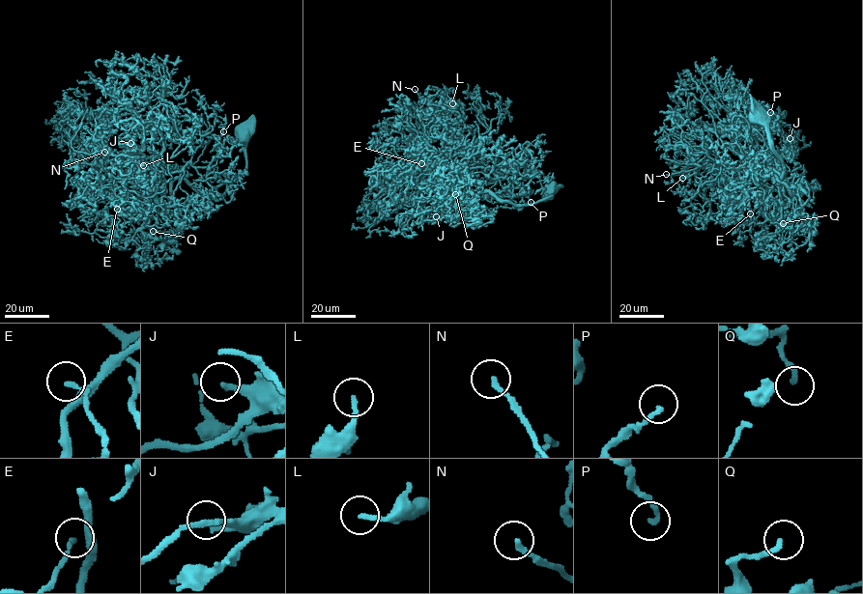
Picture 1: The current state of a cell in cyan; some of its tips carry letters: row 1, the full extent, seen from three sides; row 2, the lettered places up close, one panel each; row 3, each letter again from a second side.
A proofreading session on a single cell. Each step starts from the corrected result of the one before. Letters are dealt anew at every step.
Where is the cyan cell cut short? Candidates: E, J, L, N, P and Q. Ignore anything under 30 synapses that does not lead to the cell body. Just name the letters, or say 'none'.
J, L, N

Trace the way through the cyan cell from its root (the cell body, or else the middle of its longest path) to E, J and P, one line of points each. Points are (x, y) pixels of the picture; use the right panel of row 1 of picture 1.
E: (759, 114), (782, 177), (769, 168), (791, 193), (749, 160), (767, 201), (760, 197), (745, 218), (750, 213)
J: (759, 114), (782, 161), (782, 177), (769, 168), (791, 193), (783, 172), (800, 165), (789, 158), (790, 138)
P: (759, 114), (782, 177), (769, 168), (791, 193), (738, 143), (770, 112)

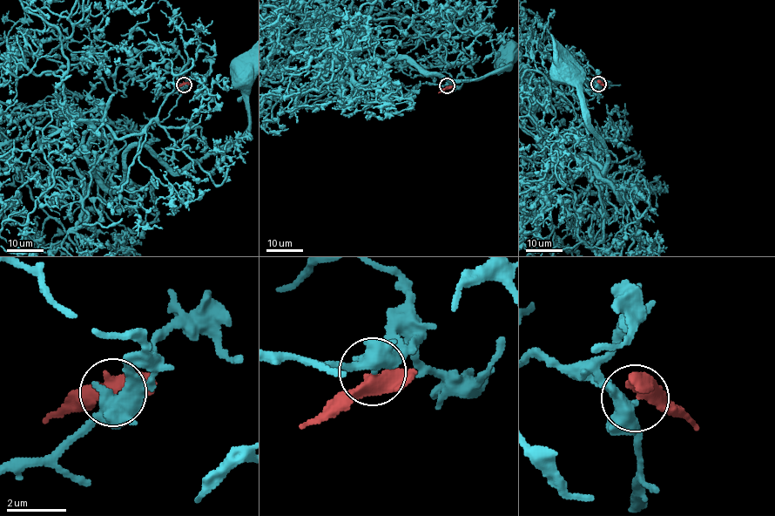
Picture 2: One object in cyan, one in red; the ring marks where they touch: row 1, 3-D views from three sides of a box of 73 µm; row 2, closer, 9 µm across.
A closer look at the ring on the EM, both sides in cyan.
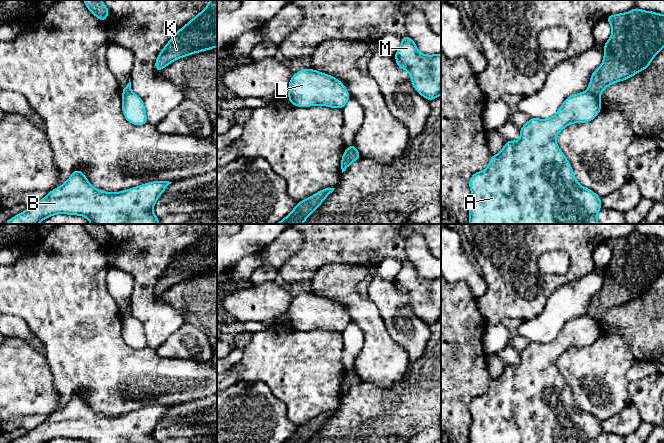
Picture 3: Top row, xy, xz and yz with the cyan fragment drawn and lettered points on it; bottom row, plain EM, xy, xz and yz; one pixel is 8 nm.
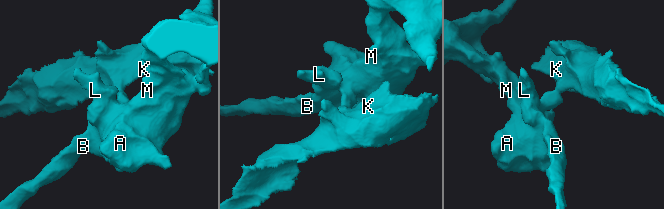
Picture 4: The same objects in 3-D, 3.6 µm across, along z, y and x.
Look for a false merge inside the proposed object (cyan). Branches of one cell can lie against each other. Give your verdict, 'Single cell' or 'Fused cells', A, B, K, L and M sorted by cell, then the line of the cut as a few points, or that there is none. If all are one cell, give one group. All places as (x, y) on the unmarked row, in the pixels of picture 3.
Fused cells. Groups: A B L M / K. Split along yz (587, 314), (598, 322)

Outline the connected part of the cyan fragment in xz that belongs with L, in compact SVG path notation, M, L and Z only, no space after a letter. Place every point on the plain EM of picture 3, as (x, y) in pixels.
M302 293L293 298L288 312L288 325L297 331L321 329L341 334L350 323L340 304L315 293Z

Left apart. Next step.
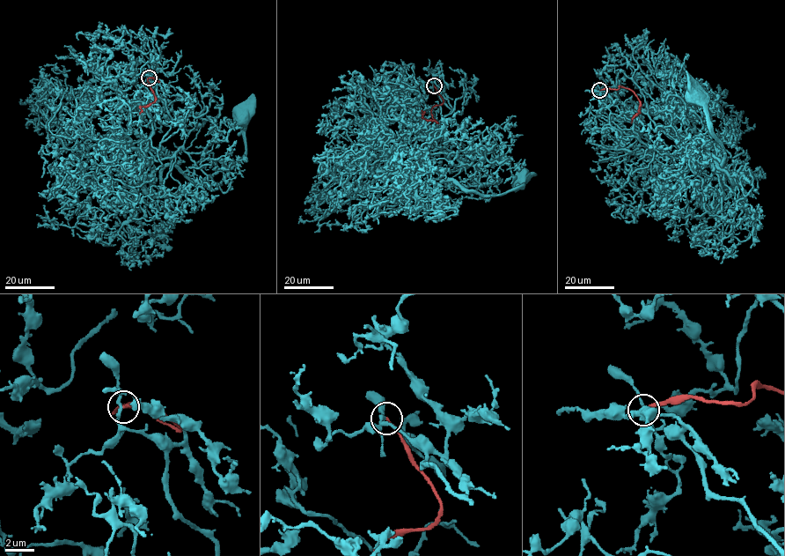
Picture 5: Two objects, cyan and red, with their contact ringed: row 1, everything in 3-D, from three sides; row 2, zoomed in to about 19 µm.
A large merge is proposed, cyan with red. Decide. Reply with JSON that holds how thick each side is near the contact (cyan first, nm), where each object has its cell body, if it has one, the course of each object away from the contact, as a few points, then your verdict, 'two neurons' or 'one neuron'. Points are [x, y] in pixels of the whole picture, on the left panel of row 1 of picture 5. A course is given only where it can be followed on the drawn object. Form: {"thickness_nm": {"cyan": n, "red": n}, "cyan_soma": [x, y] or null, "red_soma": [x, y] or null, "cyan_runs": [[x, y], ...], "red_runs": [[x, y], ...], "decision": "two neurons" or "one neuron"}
{"thickness_nm": {"cyan": 240, "red": 190}, "cyan_soma": [240, 117], "red_soma": null, "cyan_runs": [[149, 77], [172, 124], [139, 150], [150, 195], [165, 166], [201, 182], [234, 165], [242, 117]], "red_runs": [[149, 77], [158, 81], [150, 77], [148, 80], [154, 100], [141, 107], [139, 114]], "decision": "two neurons"}

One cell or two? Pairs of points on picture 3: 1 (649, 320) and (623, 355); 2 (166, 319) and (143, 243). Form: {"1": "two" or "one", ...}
{"1": "two", "2": "one"}

